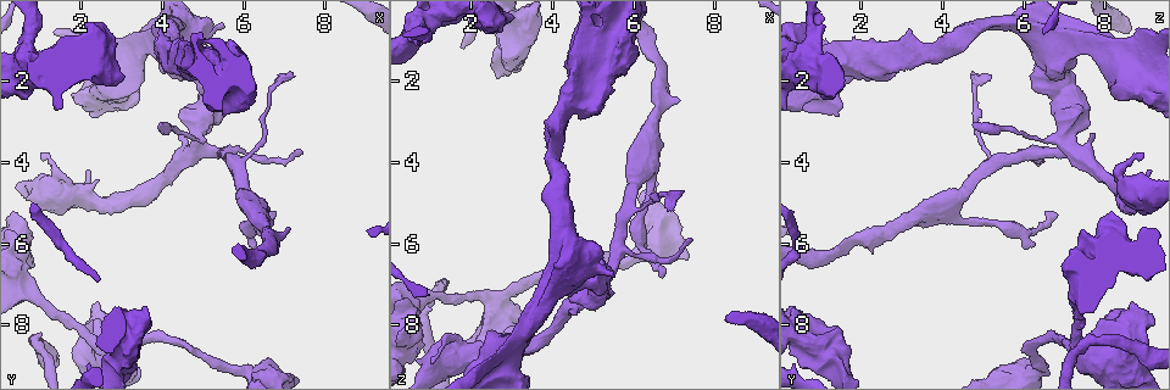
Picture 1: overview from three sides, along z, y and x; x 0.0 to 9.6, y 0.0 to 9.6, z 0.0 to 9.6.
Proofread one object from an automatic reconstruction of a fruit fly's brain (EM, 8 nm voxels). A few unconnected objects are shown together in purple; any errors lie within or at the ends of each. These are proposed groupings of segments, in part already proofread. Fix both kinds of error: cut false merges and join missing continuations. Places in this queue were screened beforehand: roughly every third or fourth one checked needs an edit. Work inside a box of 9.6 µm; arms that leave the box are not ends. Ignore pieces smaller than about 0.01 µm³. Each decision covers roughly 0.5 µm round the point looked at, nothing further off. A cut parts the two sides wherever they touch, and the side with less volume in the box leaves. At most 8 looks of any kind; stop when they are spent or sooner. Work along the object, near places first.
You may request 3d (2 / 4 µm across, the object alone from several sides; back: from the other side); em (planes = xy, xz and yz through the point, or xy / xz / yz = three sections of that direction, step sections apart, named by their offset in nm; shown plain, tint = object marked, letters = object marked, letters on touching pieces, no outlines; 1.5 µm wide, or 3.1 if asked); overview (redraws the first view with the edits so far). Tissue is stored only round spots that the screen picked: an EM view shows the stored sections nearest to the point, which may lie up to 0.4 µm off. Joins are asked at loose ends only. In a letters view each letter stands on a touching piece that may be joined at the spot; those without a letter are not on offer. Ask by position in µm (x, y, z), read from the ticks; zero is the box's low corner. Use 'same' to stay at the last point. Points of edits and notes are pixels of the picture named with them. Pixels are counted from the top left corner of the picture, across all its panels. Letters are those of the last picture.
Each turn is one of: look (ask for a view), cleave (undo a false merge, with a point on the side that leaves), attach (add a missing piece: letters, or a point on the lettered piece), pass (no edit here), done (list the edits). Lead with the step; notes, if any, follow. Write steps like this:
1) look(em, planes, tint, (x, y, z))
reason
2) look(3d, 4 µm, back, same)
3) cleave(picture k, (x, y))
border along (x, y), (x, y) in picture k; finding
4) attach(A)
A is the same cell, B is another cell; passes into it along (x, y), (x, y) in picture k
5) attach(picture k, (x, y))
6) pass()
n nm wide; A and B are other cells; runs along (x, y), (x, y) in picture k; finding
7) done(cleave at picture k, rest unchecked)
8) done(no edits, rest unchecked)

look(em, planes, letters, (0.70, 2.45, 1.15))
thick end

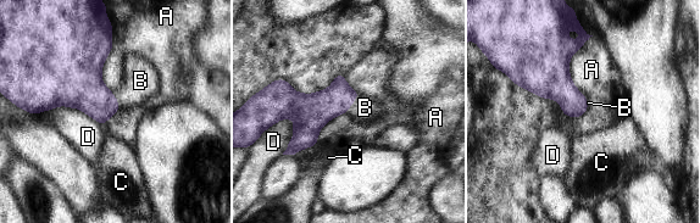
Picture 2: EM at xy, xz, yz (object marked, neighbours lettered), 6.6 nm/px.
attach(B)
B is the same cell, A, C and D are other cells; it goes on there

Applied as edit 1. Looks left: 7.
look(3d, 4 µm, (5.55, 3.80, 6.10))
side arm on a straight run

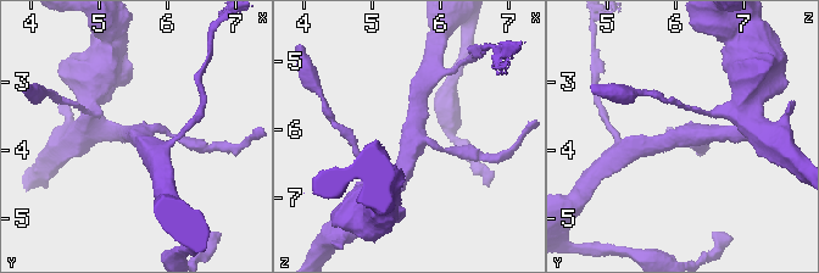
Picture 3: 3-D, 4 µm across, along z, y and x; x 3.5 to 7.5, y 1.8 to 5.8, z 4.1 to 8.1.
look(em, planes, plain, (5.60, 3.80, 6.15))
3 arms; need the tissue

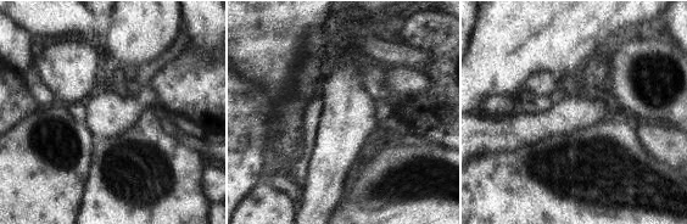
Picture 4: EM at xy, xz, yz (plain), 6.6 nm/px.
look(em, planes, letters, same)
what lies round it

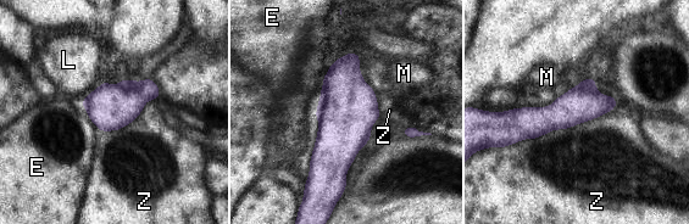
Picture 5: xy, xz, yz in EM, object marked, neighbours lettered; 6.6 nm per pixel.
pass()
E, L, M and Z are other cells; one neuron here

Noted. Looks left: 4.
look(overview)
see it whole again

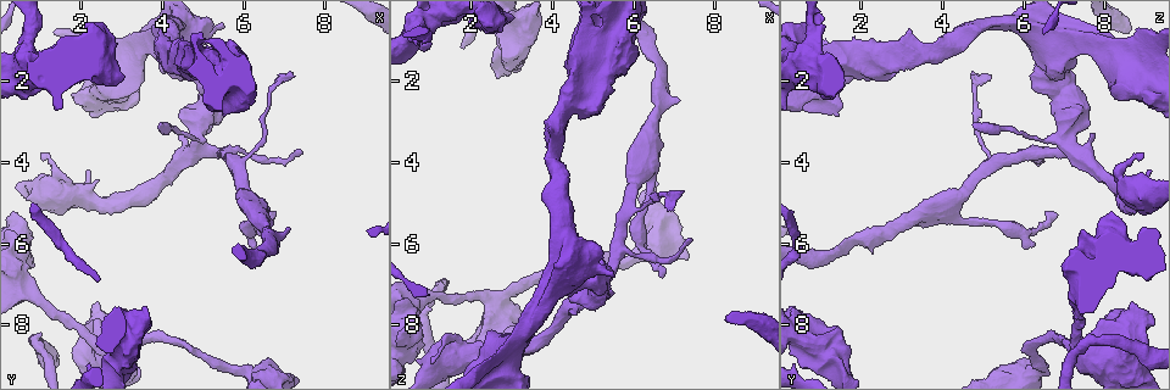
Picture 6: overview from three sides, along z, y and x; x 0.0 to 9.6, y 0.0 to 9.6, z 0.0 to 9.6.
look(em, yz, step 8, letters, (7.40, 3.70, 5.85))
tapers out

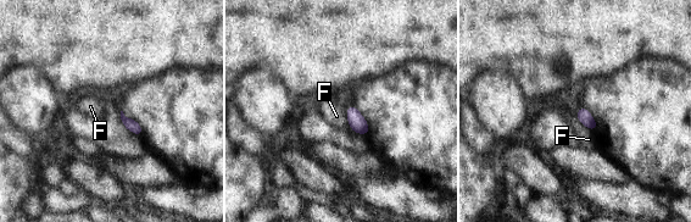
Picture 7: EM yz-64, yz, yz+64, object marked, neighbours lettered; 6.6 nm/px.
pass()
90 nm wide; F touches over 180 nm; F is another cell; none of them fits

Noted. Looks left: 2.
done(attach at picture 2, rest unchecked)

